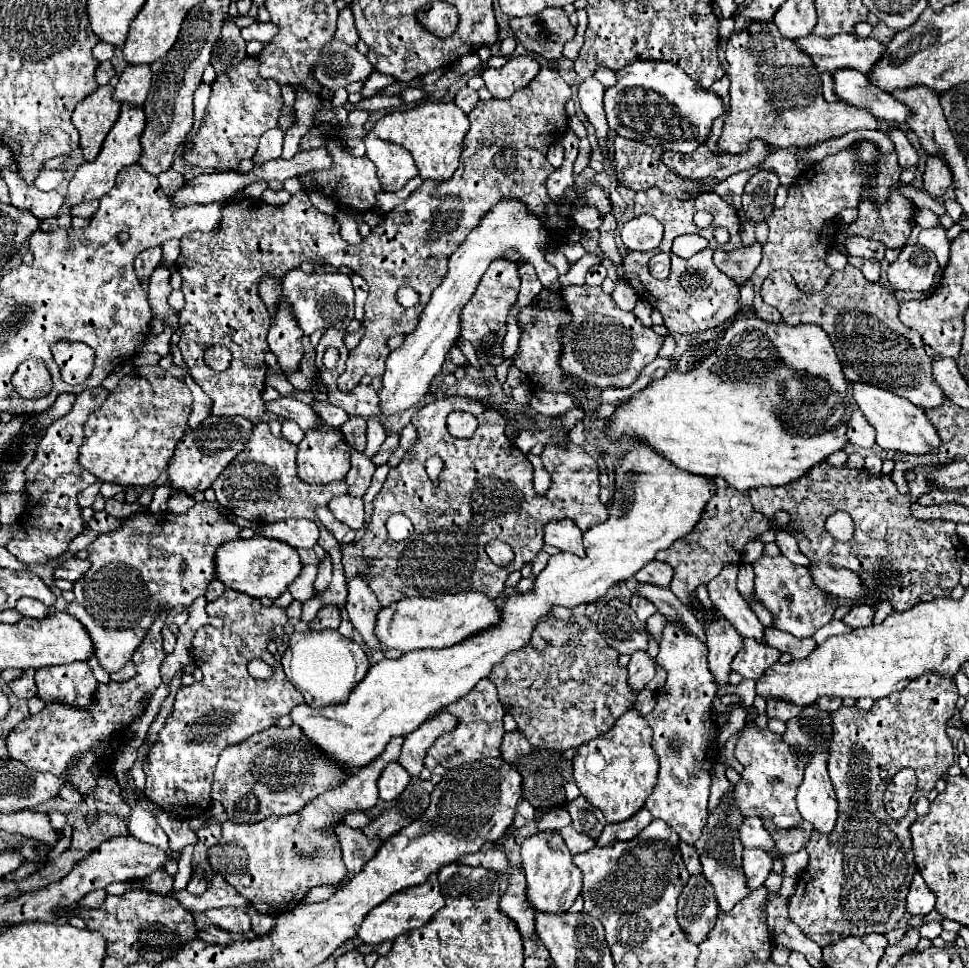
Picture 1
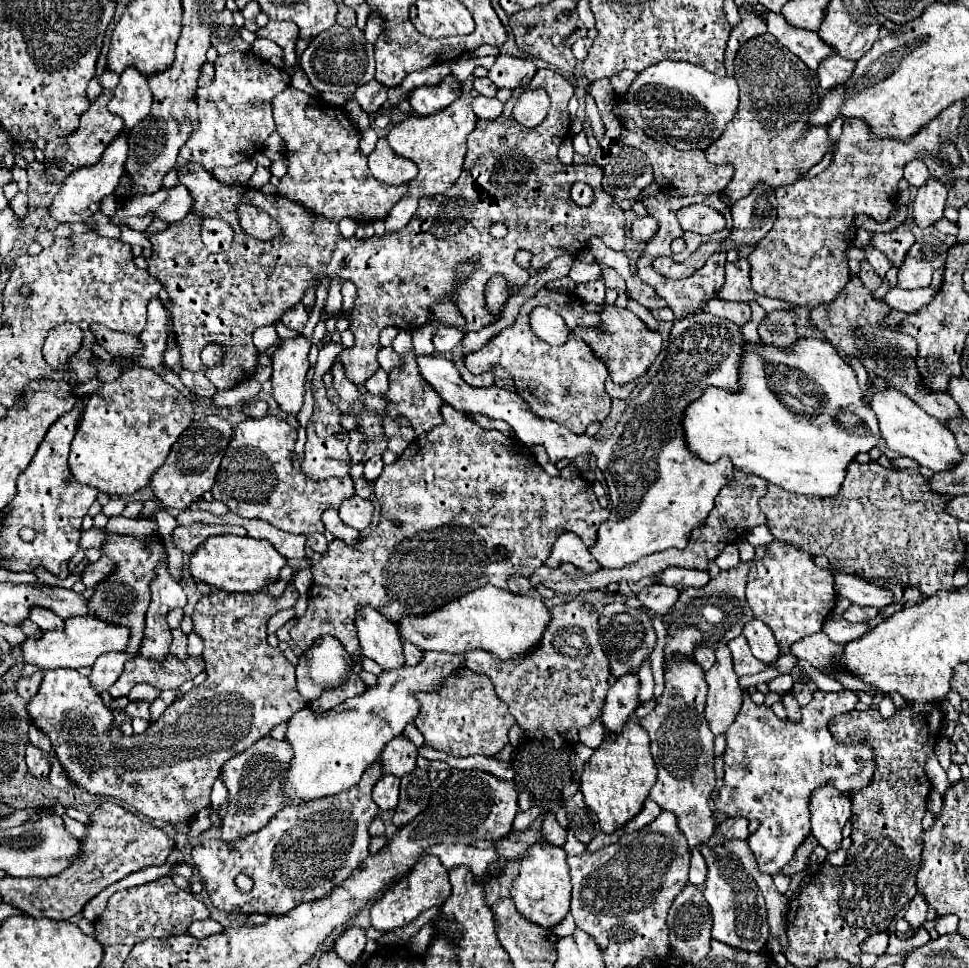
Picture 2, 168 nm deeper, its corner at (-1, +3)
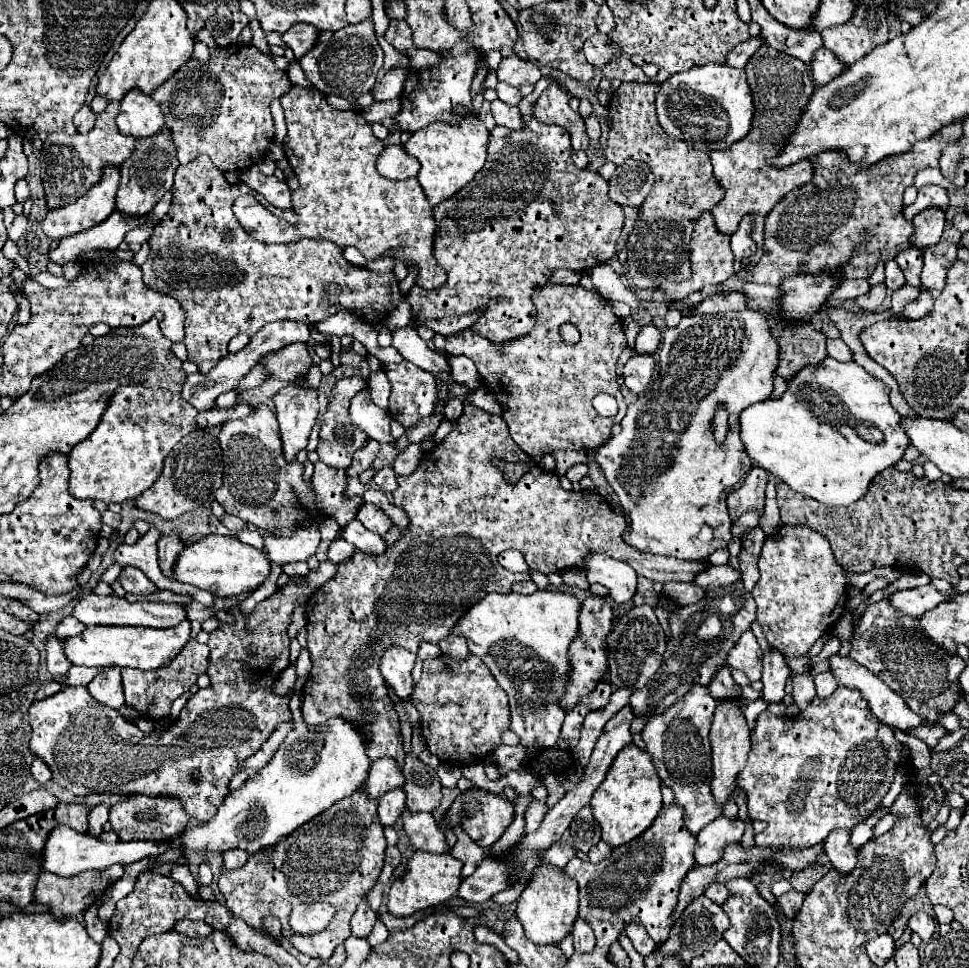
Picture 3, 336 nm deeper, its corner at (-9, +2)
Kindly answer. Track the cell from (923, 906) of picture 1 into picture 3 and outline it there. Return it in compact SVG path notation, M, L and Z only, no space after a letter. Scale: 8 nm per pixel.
M915 913L909 919L909 929L917 933L923 941L929 941L935 935L935 919L927 913Z

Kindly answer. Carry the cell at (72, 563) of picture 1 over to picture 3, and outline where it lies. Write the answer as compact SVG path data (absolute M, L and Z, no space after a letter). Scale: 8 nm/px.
M123 567L119 579L117 579L123 589L127 593L141 593L141 595L149 595L153 591L157 591L157 587L145 577L145 573L137 567Z

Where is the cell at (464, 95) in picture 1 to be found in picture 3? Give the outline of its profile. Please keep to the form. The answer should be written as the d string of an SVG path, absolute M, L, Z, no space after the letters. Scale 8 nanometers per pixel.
M495 99L491 103L491 113L493 113L497 125L503 125L503 127L509 127L509 129L521 129L523 127L521 125L521 113L513 105L507 105L507 103Z

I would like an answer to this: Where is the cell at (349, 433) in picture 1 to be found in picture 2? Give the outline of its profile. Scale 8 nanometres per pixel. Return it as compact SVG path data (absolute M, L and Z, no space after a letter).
M353 430L349 436L351 436L351 442L349 442L347 450L349 450L349 456L351 456L351 466L353 466L353 464L363 460L363 454L365 454L367 446L365 446L365 436L361 432Z

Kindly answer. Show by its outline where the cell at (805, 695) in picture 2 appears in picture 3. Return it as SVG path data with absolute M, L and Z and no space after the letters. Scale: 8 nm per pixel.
M823 671L823 673L815 675L813 681L815 681L817 697L829 697L837 689L837 681L835 681L835 677L829 671Z

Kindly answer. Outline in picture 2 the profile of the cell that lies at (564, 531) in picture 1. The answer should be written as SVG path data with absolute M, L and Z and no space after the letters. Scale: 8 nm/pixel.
M565 532L557 538L553 552L551 552L551 556L547 558L545 564L549 568L557 568L563 562L571 562L583 574L593 574L593 572L601 570L597 560L593 560L589 548L581 542L579 536L573 536L573 532Z

